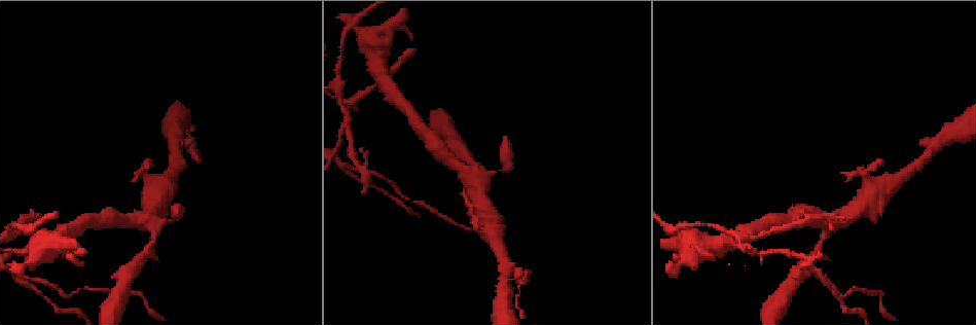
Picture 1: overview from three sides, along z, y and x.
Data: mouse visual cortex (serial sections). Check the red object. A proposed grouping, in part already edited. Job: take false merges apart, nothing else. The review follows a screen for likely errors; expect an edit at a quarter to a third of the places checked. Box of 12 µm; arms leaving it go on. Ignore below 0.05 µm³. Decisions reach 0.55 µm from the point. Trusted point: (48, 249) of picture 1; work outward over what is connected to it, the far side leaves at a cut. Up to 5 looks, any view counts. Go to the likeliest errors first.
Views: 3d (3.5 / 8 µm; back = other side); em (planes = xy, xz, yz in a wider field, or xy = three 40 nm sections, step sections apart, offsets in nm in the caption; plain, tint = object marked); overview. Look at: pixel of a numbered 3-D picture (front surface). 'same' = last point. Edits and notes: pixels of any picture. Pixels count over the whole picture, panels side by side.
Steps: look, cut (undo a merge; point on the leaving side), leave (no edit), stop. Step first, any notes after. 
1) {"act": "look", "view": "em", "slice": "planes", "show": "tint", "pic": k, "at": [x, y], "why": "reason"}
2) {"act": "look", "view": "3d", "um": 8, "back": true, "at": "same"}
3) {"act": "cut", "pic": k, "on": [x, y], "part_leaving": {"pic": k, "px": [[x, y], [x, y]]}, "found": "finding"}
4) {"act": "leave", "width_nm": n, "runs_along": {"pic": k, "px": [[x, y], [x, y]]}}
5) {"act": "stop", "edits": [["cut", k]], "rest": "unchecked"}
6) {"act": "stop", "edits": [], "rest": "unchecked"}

{"act": "look", "view": "3d", "um": 3.5, "pic": 1, "at": [152, 224], "why": "four or more arms meet"}

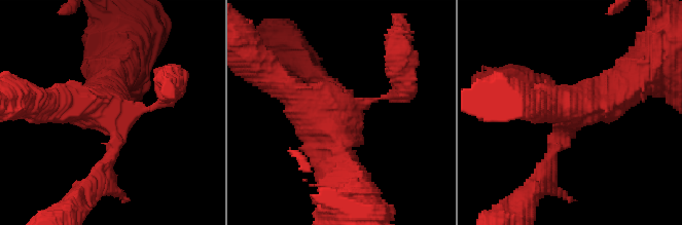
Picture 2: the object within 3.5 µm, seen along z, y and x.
{"act": "look", "view": "em", "slice": "xy", "step": 2, "show": "tint", "pic": 2, "at": [340, 111], "arms": 4, "arm_widths_nm": [100, 200, 400, 600], "why": "now the EM"}

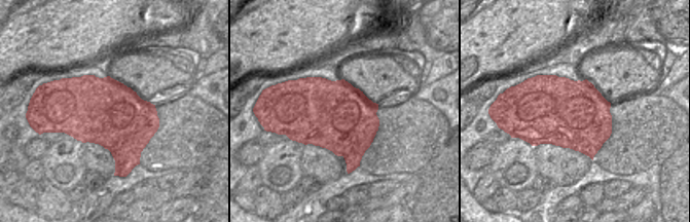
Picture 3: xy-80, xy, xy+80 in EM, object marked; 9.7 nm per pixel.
{"act": "leave", "runs_along": {"pic": 2, "px": [[267, 74], [334, 129], [344, 177]]}, "found": "all the same cell"}

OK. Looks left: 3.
{"act": "look", "view": "3d", "um": 3.5, "back": true, "pic": 1, "at": [864, 173], "why": "calibre changes"}

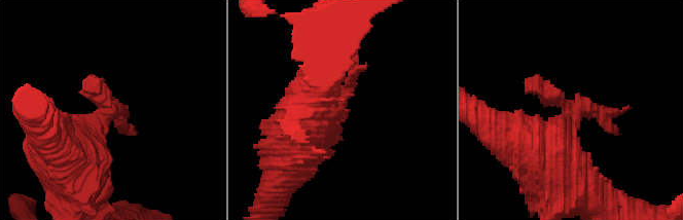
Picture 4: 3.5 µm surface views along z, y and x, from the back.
{"act": "look", "view": "em", "slice": "planes", "show": "tint", "pic": 4, "at": [102, 117], "why": "need the tissue"}

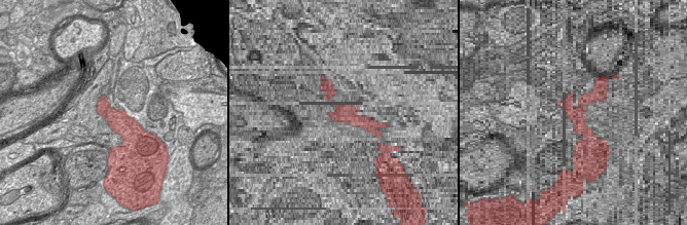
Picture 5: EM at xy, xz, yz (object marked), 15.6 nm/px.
{"act": "look", "view": "em", "slice": "xy", "step": 5, "show": "tint", "at": "same", "why": "another direction"}

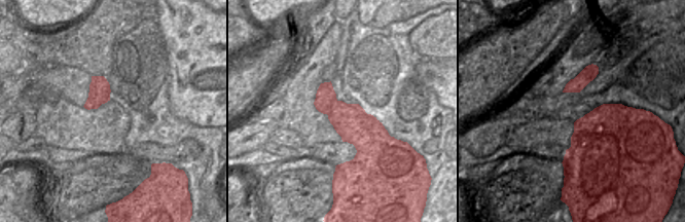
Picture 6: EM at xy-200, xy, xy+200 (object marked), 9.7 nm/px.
{"act": "leave", "width_nm": 360, "runs_along": {"pic": 4, "px": [[71, 167], [106, 113], [100, 78]]}, "found": "continuous, no second cell"}

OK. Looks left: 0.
{"act": "stop", "edits": [], "rest": "unchecked"}

